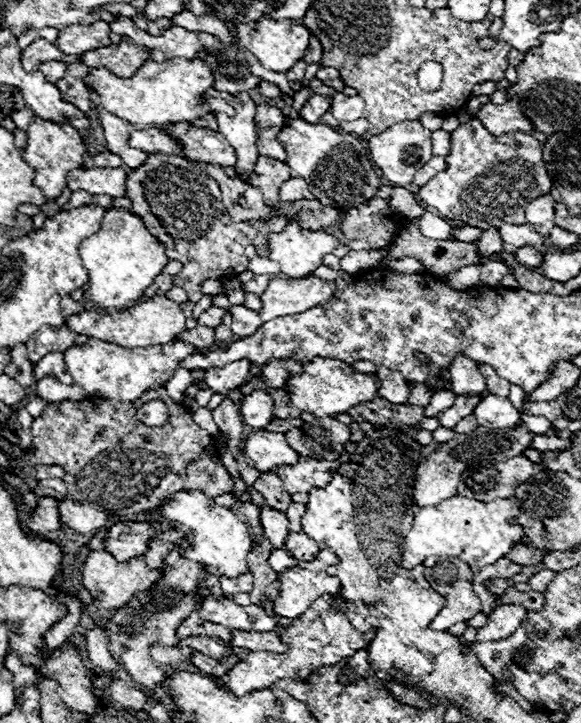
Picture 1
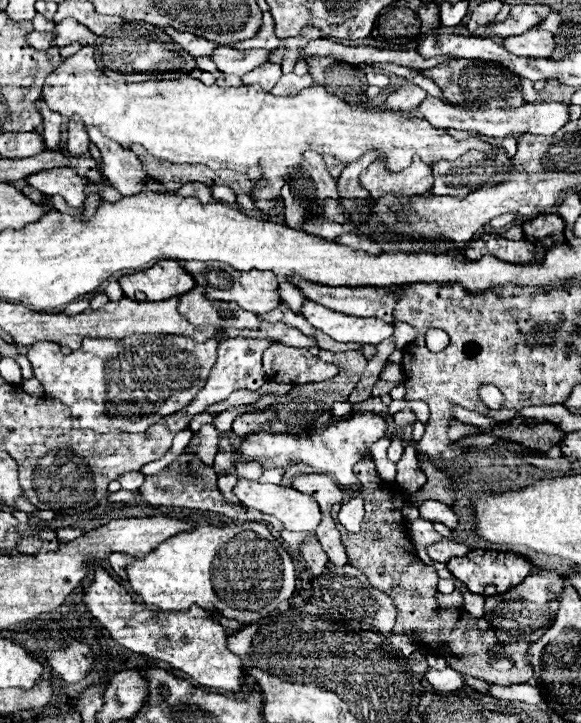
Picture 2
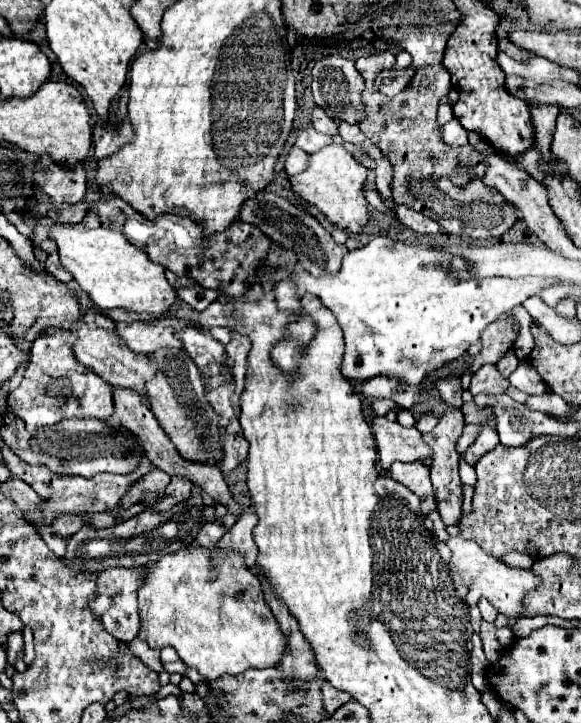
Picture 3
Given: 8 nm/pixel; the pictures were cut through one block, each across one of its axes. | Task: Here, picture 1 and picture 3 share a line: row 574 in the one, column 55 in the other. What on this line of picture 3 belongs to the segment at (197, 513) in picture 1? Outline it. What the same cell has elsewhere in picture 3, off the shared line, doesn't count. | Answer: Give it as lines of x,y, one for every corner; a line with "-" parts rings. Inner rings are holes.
56,222
50,234
58,242
60,264
78,282
80,290
90,296
96,308
112,310
124,308
126,312
138,314
144,324
154,324
164,318
178,300
176,290
168,284
164,268
150,262
148,254
132,246
116,230
82,230
70,224

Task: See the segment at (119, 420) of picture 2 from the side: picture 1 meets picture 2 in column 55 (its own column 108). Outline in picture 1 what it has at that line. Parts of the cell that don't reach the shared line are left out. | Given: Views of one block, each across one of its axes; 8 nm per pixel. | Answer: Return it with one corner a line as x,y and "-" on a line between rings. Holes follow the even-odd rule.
90,338
88,344
84,346
68,348
64,352
64,362
74,382
84,386
90,396
134,402
136,398
140,398
142,392
164,386
168,378
174,374
174,370
178,368
178,362
194,352
202,352
202,350
184,344
180,340
172,340
166,342
164,346
148,346
148,350
140,350
140,348
124,348
110,342
102,342
98,338

